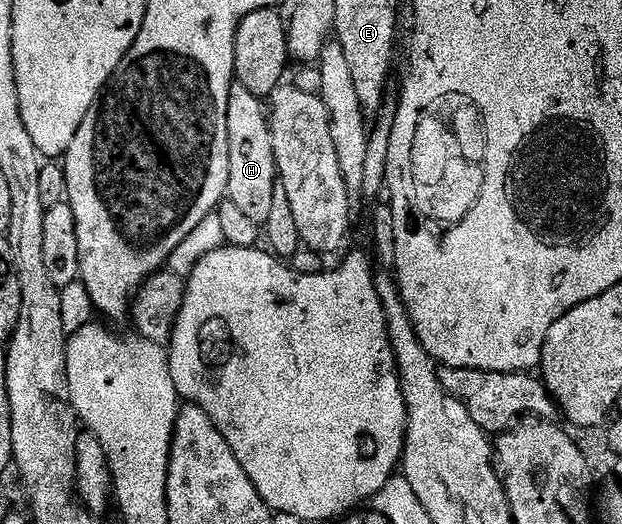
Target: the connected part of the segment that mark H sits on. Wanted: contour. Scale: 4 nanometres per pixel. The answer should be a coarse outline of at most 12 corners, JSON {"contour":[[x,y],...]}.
{"contour":[[228,93],[226,194],[259,225],[278,184],[268,107]]}

